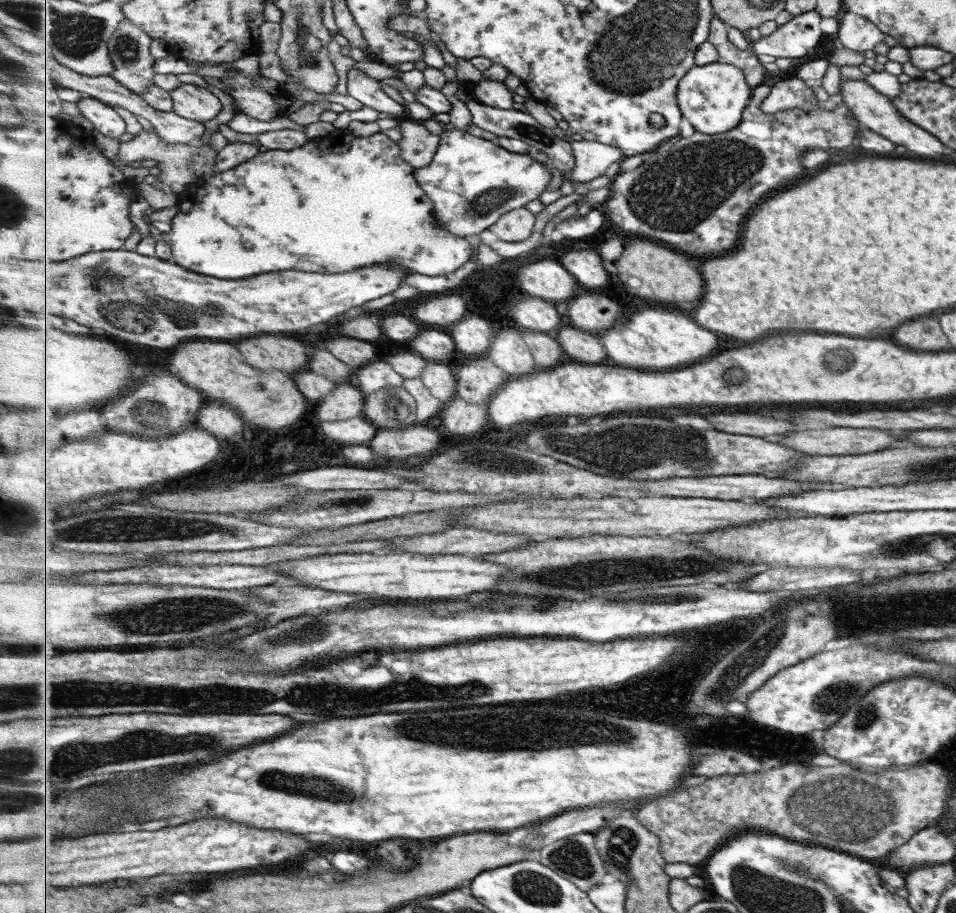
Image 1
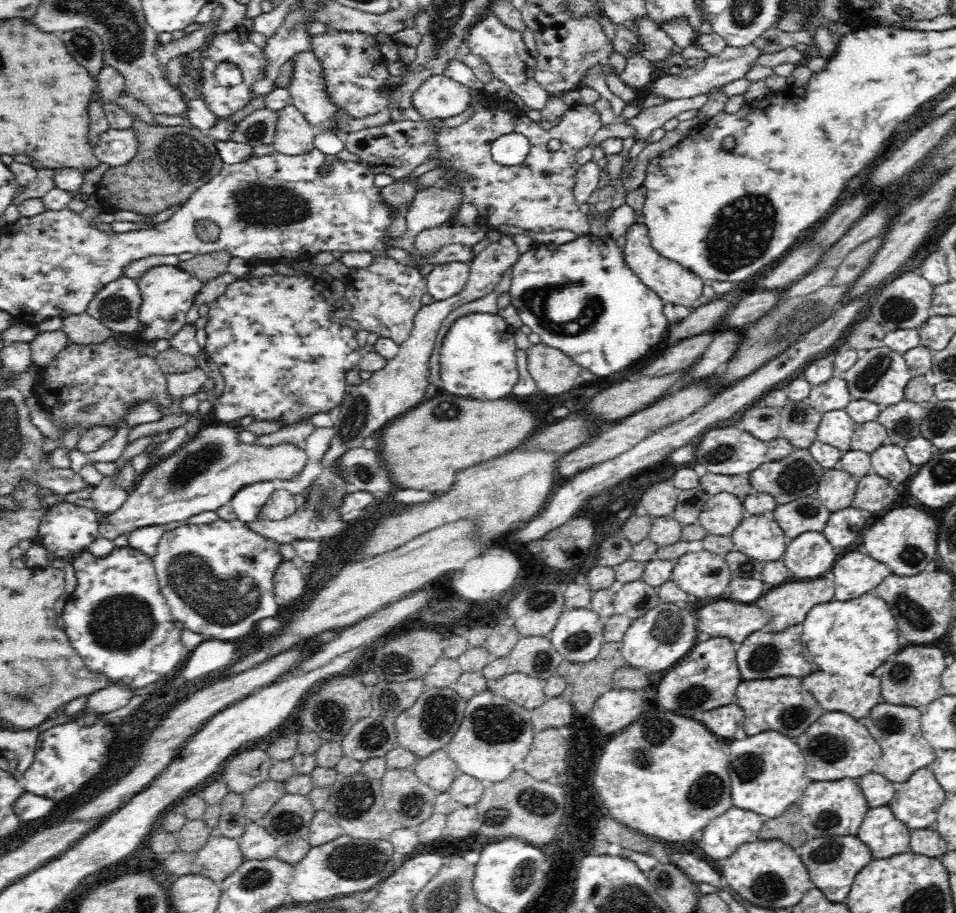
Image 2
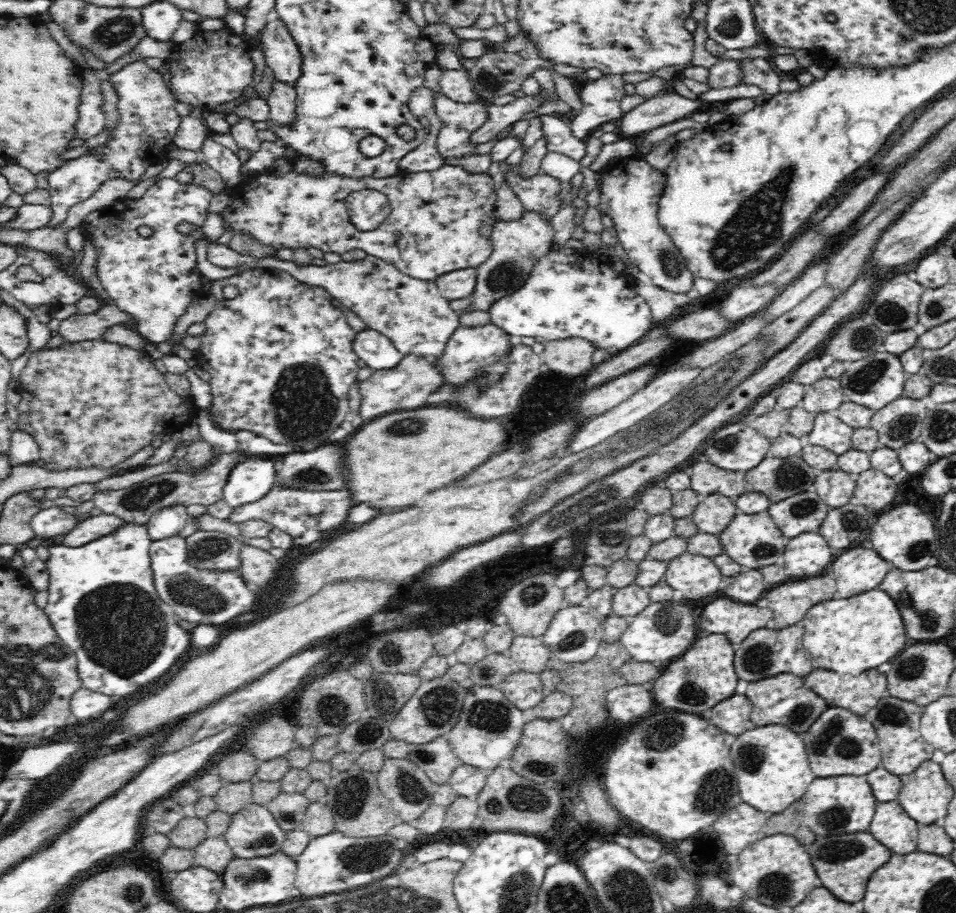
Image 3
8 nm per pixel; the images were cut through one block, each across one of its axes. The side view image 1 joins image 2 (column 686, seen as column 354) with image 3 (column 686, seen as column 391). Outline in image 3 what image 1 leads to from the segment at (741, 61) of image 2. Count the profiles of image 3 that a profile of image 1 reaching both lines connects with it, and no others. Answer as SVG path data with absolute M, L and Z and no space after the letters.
M671 88L668 91L658 92L624 114L617 133L621 138L633 140L654 128L688 118L688 115L698 111L702 101L684 98Z

